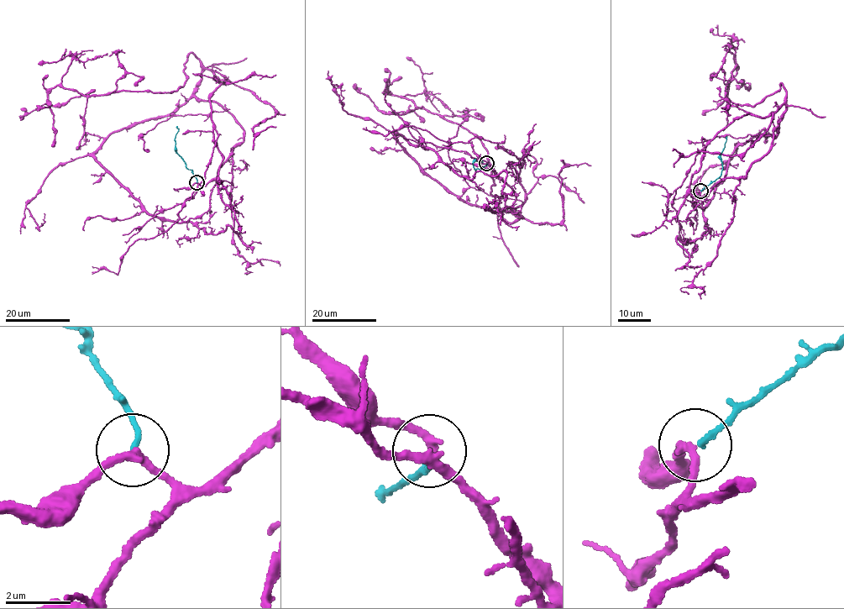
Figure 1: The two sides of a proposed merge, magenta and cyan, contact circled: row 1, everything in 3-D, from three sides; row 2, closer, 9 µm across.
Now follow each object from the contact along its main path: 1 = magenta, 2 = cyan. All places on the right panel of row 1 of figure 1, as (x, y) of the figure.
1: (700, 191), (744, 178), (778, 126), (734, 150), (702, 238), (677, 237), (690, 265)
2: (700, 191), (720, 175), (720, 156), (726, 137)

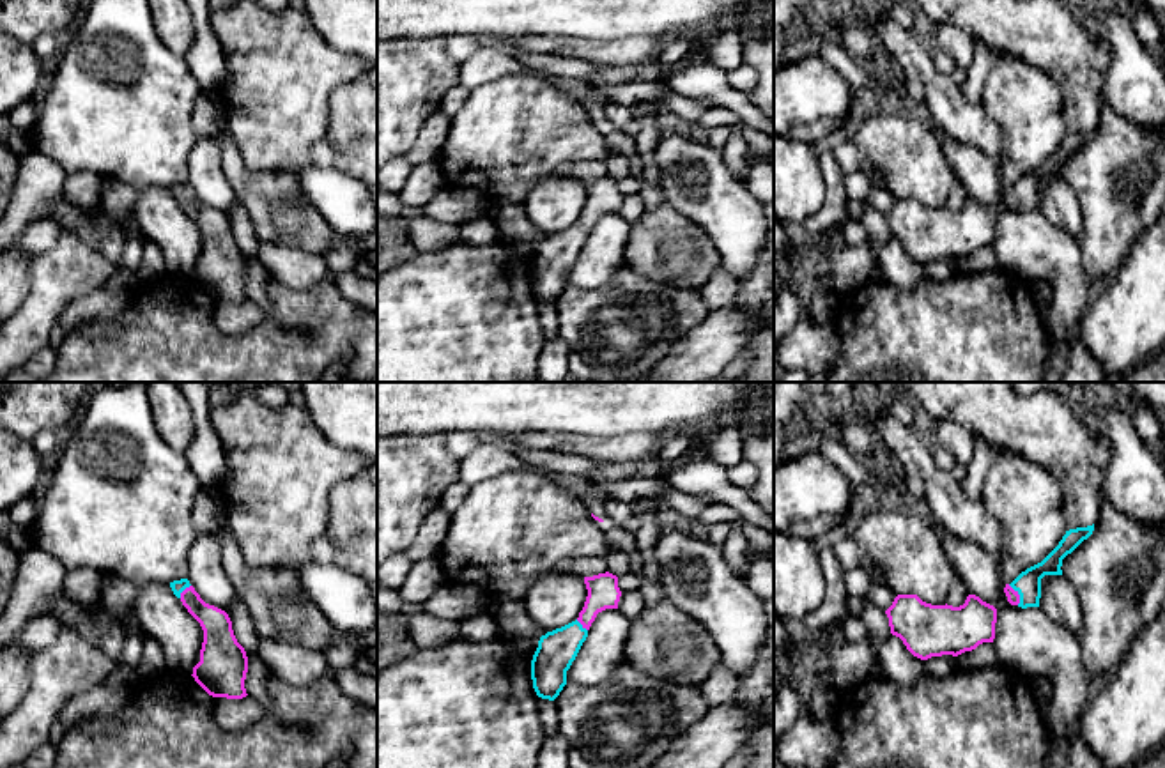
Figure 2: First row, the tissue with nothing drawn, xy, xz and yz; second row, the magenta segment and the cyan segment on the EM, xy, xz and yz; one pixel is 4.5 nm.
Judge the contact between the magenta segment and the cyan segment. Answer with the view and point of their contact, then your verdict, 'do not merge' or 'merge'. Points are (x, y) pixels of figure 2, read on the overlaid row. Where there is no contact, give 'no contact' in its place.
yz (1018, 595) | merge

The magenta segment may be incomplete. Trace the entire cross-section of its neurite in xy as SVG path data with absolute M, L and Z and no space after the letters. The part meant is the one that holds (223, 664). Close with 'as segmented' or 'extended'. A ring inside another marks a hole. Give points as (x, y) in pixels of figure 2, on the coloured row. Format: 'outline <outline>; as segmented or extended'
outline M188 579L174 580L170 588L204 630L200 662L191 674L195 681L212 697L246 697L248 657L234 635L228 614L205 603Z; extended

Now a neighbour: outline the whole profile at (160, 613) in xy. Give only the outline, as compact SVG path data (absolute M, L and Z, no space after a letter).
M149 582L138 588L133 616L143 635L159 644L166 672L191 676L200 662L204 630L174 595L170 582Z

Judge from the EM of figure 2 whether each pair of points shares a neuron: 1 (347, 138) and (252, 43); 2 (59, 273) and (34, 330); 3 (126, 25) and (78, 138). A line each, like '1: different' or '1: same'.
1: different
2: same
3: same

